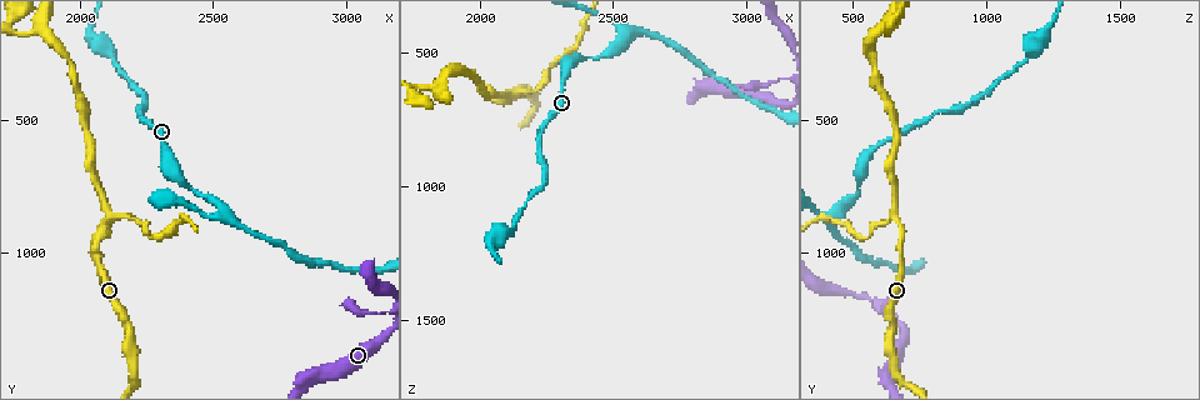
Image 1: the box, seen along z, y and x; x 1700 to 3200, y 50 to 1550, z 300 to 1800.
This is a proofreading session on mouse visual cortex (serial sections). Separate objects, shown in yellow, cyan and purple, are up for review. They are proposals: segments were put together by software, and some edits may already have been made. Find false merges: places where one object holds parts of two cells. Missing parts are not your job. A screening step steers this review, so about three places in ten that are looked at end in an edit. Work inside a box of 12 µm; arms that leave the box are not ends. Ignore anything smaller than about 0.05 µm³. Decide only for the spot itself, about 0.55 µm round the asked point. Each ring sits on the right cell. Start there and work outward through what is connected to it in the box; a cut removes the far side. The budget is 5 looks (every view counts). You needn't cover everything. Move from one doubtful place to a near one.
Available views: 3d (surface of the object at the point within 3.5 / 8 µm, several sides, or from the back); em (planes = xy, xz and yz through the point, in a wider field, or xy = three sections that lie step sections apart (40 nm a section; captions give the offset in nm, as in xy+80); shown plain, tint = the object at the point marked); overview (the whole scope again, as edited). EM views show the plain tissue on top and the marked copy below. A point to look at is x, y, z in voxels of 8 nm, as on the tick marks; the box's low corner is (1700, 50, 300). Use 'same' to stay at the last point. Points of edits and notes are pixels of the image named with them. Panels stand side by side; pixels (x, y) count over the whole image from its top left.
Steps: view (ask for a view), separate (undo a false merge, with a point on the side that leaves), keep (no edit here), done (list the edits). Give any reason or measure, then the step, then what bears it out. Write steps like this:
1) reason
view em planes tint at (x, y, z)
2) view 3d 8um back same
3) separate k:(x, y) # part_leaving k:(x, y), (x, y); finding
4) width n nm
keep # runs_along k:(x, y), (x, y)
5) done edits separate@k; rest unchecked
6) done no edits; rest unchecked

view 3d 3.5um at (2560, 870, 430)

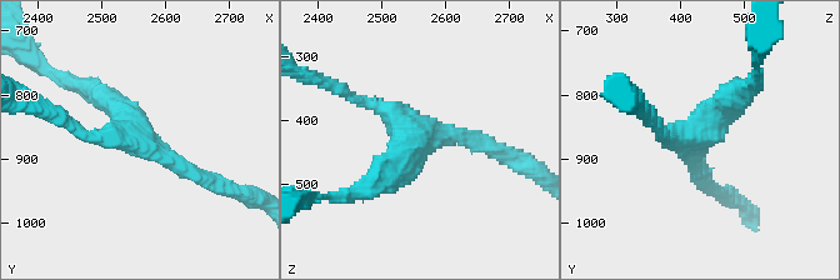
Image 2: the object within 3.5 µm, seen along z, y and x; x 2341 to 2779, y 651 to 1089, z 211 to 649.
arms 3; arm_widths 200, 200, 300 nm
view em xy step 2 tint at (2555, 860, 425)

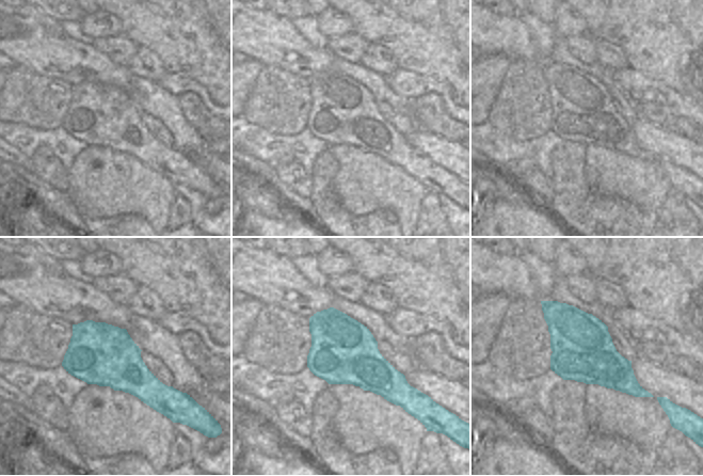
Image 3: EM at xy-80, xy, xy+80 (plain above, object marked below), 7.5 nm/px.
width 500 nm
keep # runs_along 2:(86, 85), (205, 181); one cell here

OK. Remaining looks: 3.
abrupt turn
view 3d 3.5um at (3080, 1220, 620)

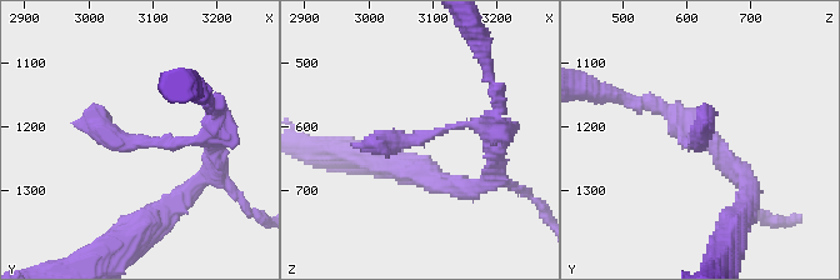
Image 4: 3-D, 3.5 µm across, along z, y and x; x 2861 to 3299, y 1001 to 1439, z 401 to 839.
view em xy step 3 tint at (3090, 1220, 615)

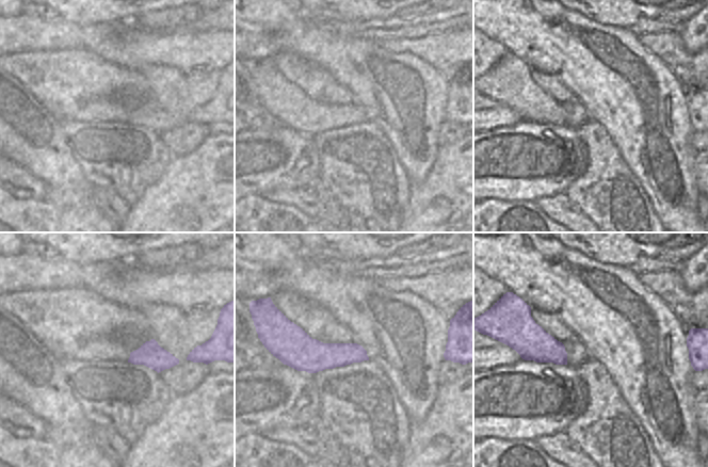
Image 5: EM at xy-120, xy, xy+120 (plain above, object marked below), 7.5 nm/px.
view em planes tint same

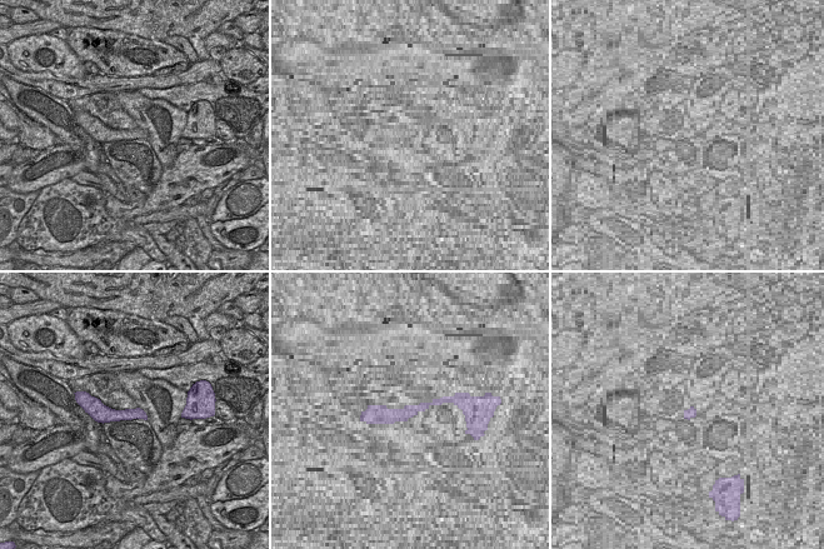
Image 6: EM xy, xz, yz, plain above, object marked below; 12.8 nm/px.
width 160 nm
keep # runs_along 6:(90, 408), (103, 414), (143, 415); one cell here

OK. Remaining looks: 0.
done no edits; rest unchecked

